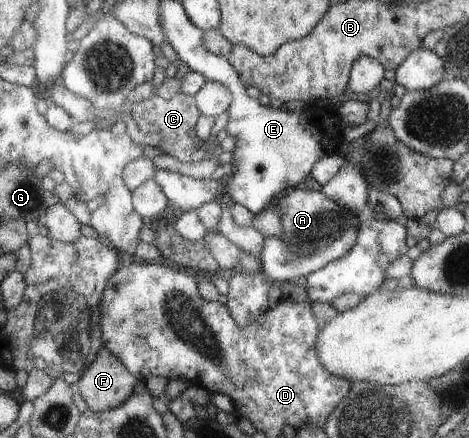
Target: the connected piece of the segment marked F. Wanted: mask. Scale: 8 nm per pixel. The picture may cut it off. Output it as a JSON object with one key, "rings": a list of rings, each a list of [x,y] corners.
{"rings":[[[100,347],[74,384],[87,409],[98,413],[124,403],[132,394],[136,379],[112,353]]]}

